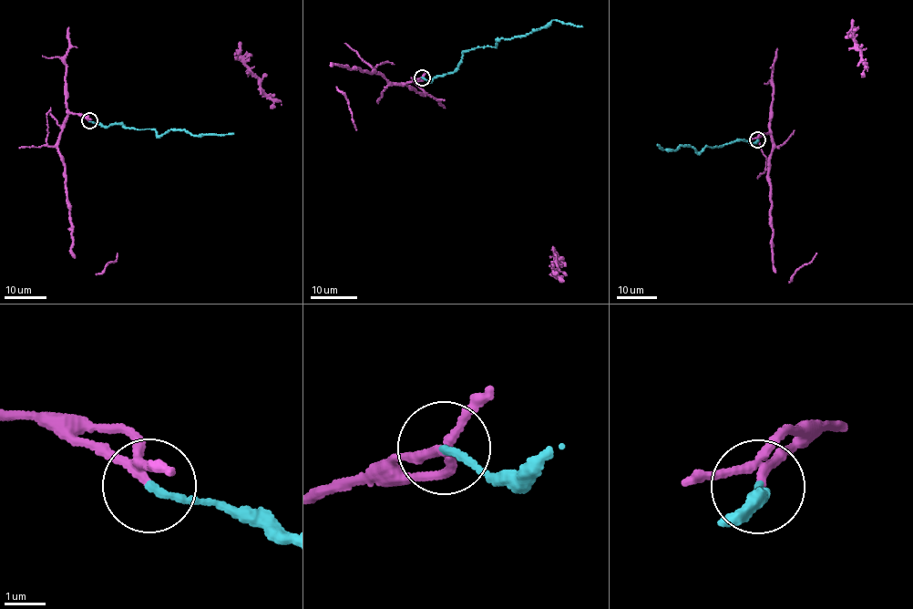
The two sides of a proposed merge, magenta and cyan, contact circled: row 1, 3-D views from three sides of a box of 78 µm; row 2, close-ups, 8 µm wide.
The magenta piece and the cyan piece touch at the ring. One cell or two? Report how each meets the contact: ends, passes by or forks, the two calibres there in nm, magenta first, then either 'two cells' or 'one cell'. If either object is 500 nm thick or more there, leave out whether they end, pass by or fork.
magenta forks there; cyan ends there; 150 nm thick on the magenta side, 180 nm on the other; one cell

